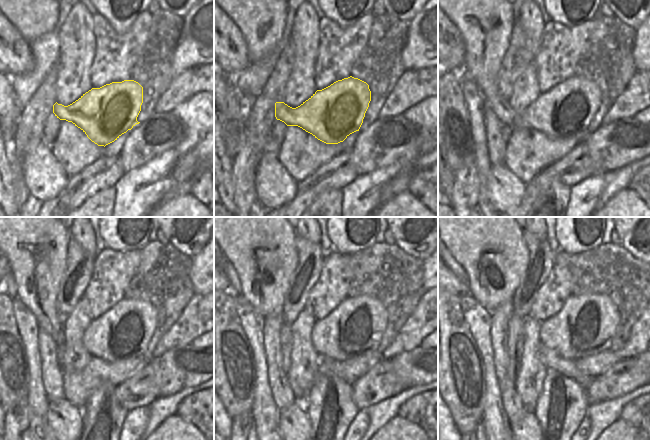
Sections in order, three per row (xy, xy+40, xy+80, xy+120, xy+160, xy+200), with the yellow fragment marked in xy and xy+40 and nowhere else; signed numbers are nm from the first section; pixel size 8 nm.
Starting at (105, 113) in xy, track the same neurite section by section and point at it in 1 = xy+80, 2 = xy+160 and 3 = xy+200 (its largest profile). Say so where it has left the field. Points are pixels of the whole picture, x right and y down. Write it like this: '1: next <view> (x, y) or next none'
1: next xy+80 (567, 109)
2: next xy+160 (356, 326)
3: next xy+200 (585, 326)

